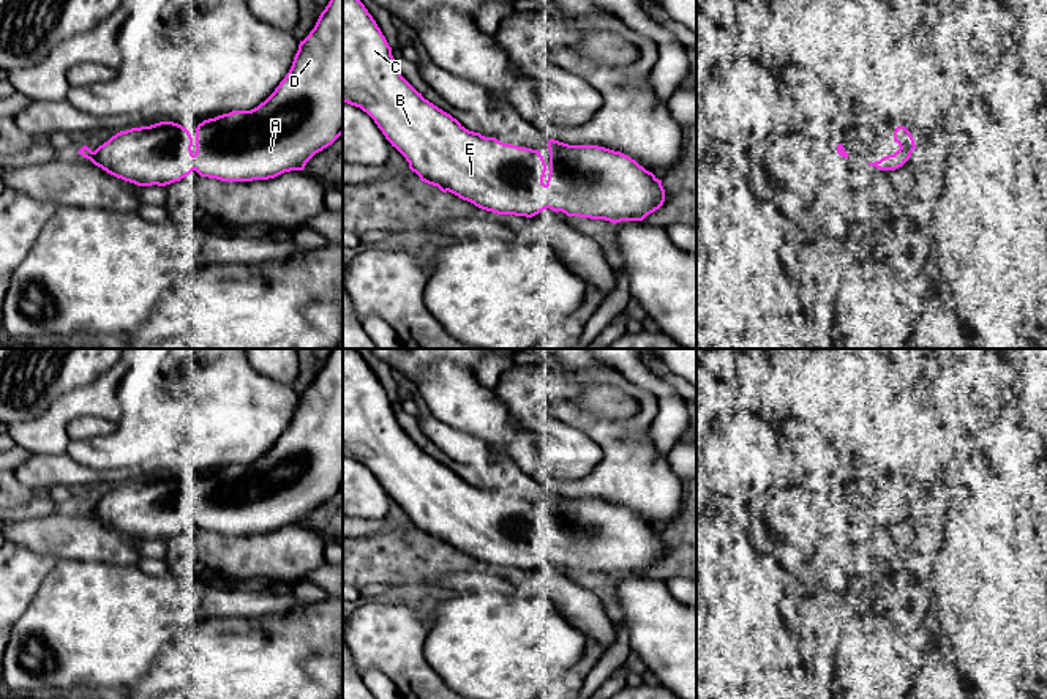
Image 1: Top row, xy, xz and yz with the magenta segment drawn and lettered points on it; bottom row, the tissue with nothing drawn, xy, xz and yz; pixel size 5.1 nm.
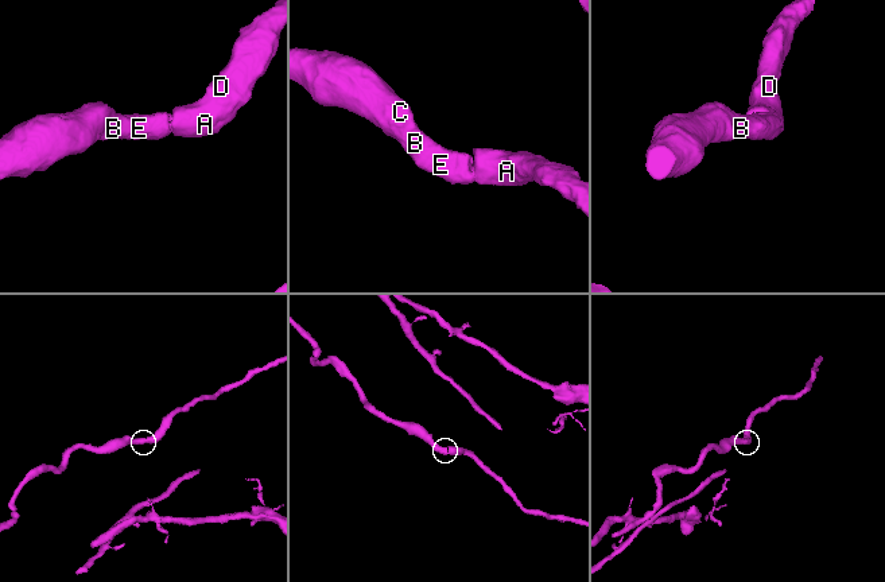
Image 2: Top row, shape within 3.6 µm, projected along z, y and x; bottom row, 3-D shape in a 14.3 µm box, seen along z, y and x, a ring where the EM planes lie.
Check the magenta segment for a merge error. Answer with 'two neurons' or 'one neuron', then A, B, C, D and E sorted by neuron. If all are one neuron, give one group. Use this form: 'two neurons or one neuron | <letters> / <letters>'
one neuron | A B C D E

